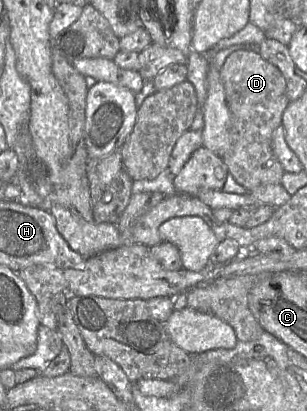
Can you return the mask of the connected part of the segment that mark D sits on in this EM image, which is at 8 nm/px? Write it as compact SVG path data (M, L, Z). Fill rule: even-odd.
M253 50L232 52L221 66L219 73L230 110L230 148L223 156L229 173L248 191L265 184L281 183L285 171L273 152L272 134L282 124L283 112L290 102L282 73L277 67L263 59L259 52Z

